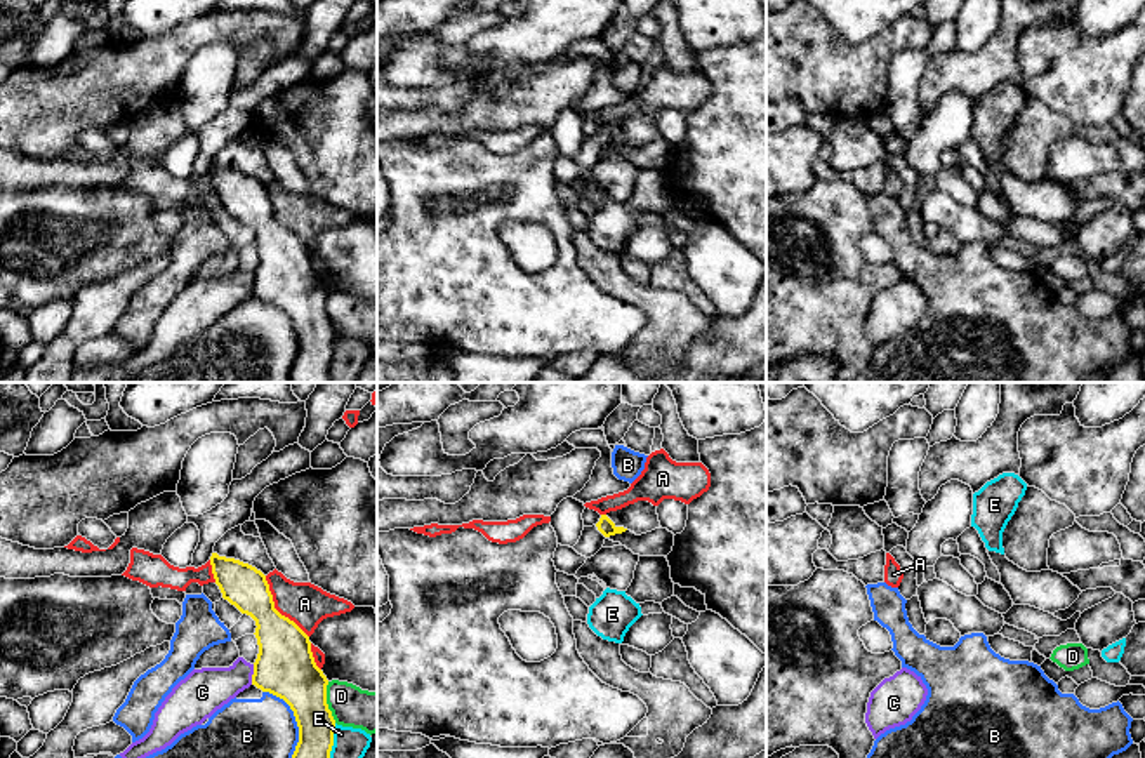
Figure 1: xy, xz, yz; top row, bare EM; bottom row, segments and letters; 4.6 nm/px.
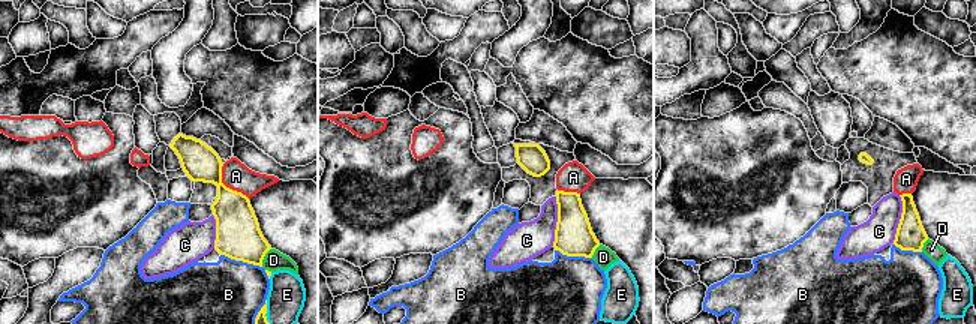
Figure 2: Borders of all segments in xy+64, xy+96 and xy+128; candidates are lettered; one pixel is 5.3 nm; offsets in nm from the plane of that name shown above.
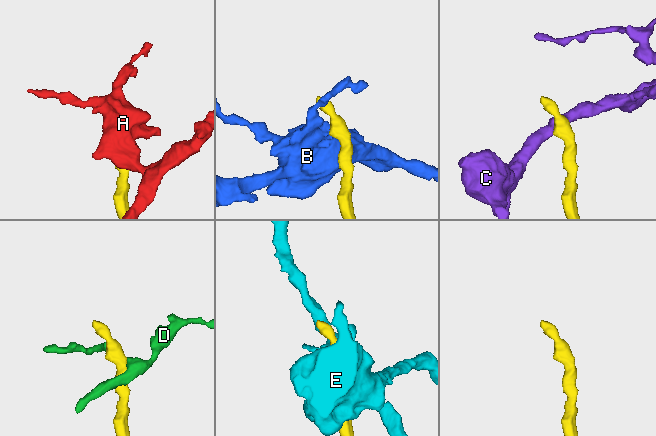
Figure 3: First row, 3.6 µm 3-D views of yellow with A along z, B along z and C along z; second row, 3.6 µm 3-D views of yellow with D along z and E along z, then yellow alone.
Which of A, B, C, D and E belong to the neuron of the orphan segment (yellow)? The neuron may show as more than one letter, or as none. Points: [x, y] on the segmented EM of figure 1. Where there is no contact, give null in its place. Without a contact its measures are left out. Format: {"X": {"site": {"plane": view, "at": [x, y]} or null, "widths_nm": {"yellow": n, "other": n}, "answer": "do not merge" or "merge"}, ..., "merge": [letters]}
{"A": {"site": {"plane": "xy", "at": [275, 609]}, "widths_nm": {"yellow": 260, "other": 200}, "answer": "do not merge"}, "B": {"site": {"plane": "xy", "at": [296, 718]}, "widths_nm": {"yellow": 280, "other": 280}, "answer": "do not merge"}, "C": {"site": {"plane": "xy", "at": [252, 675]}, "widths_nm": {"yellow": 280, "other": 220}, "answer": "do not merge"}, "D": {"site": {"plane": "xy", "at": [325, 703]}, "widths_nm": {"yellow": 280, "other": 190}, "answer": "do not merge"}, "E": {"site": {"plane": "xy", "at": [332, 741]}, "widths_nm": {"yellow": 190, "other": 140}, "answer": "do not merge"}, "merge": []}

